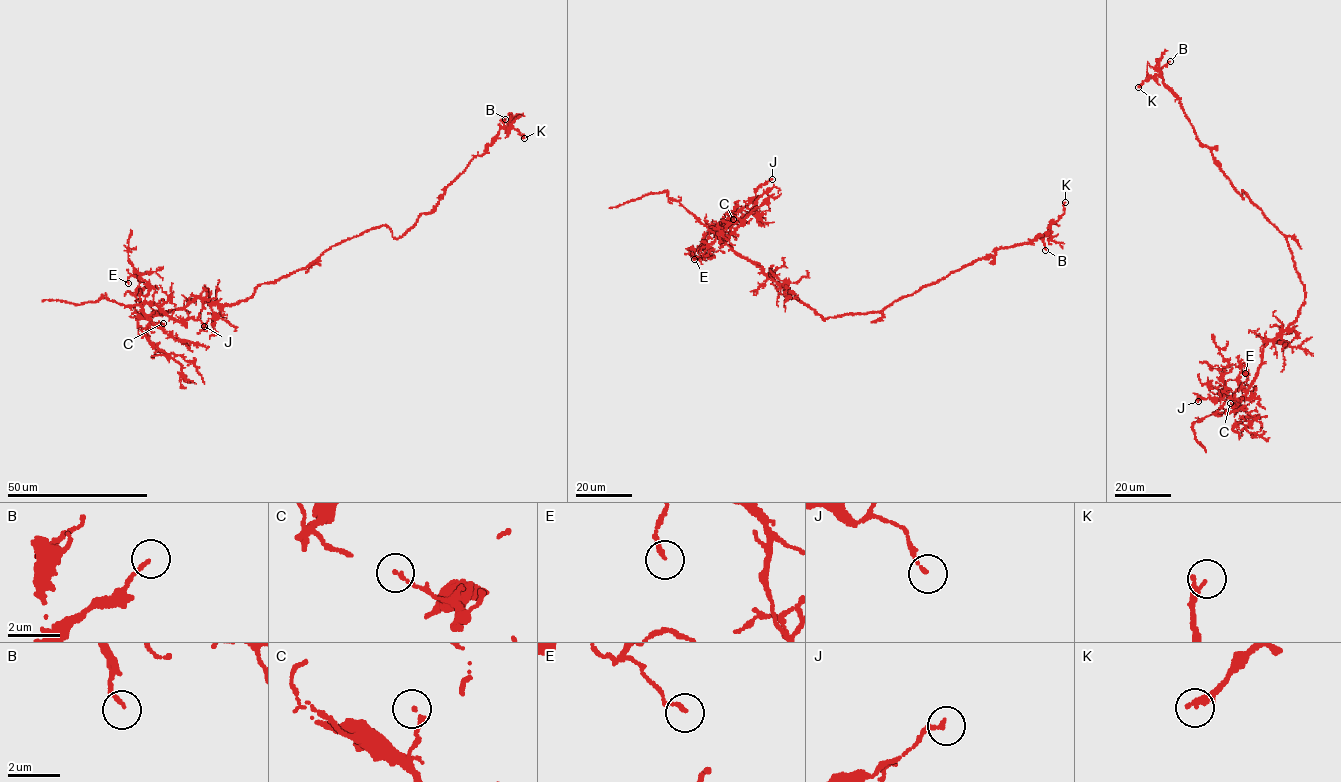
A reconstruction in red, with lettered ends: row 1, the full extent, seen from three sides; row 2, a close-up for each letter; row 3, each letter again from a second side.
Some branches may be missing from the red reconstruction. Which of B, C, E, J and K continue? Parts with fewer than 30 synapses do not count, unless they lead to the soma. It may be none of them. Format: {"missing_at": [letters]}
{"missing_at": []}

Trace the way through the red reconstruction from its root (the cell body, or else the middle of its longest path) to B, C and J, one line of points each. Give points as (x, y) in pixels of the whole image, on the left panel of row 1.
B: (295, 272), (372, 229), (387, 226), (396, 238), (405, 234), (482, 155), (505, 119)
C: (295, 272), (261, 284), (248, 298), (233, 304), (198, 298), (185, 307), (148, 317), (162, 328), (163, 323)
J: (295, 272), (261, 284), (233, 304), (198, 298), (150, 316), (142, 303), (204, 326)

